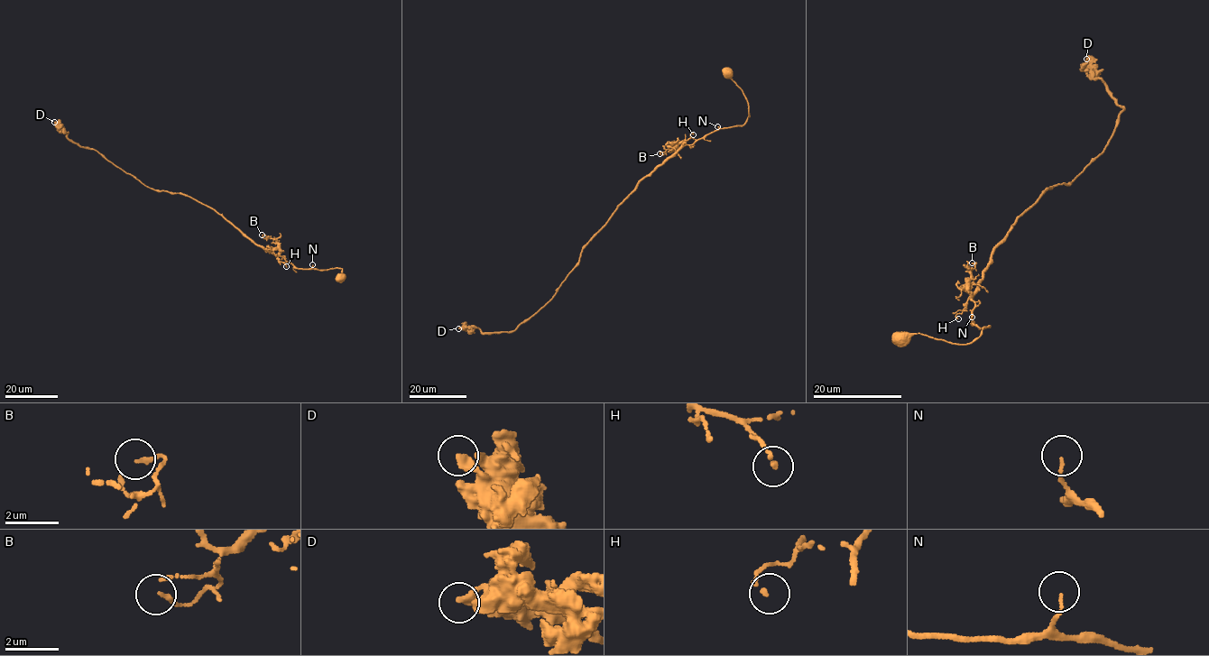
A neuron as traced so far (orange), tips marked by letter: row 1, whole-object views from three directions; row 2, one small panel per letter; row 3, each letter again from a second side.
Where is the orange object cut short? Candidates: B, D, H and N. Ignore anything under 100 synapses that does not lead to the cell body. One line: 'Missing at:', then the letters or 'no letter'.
Missing at: no letter

